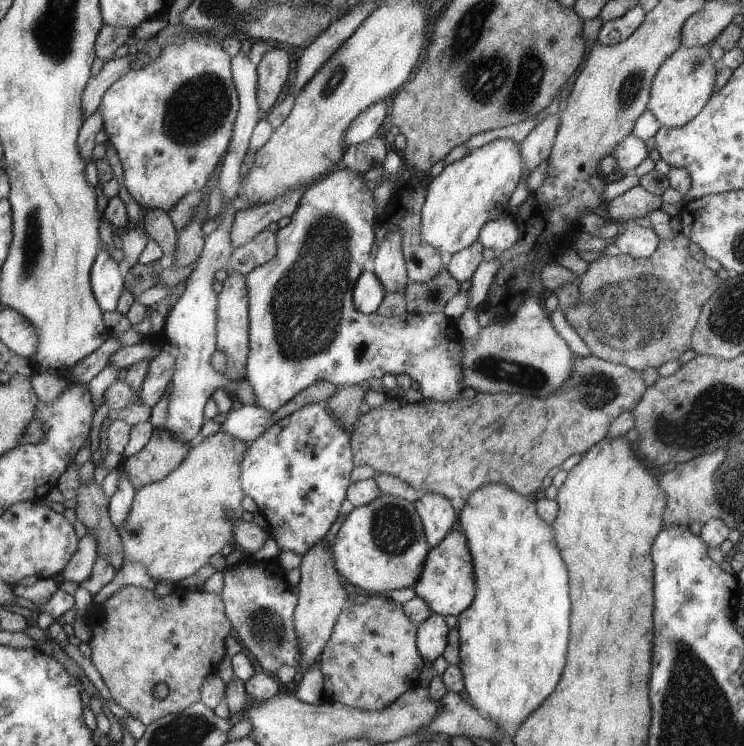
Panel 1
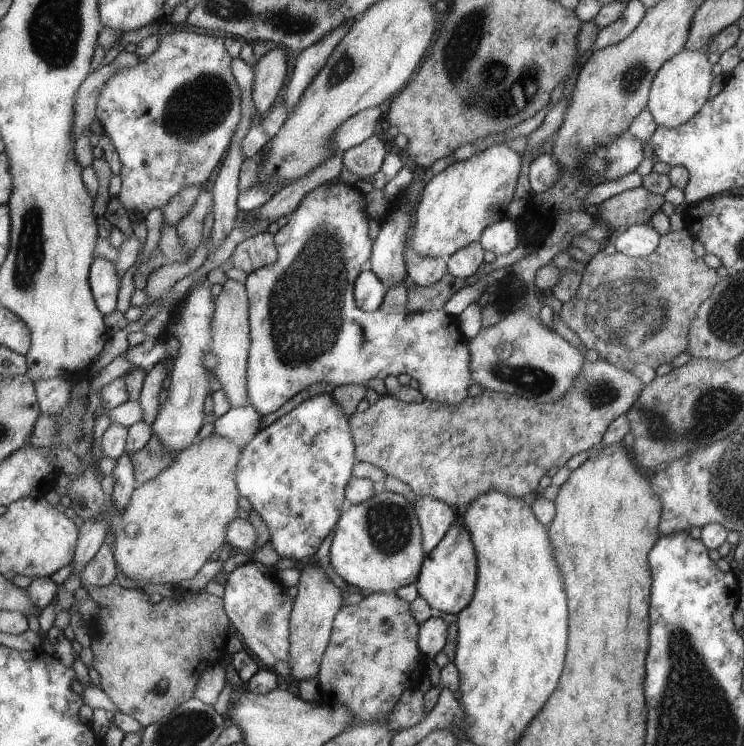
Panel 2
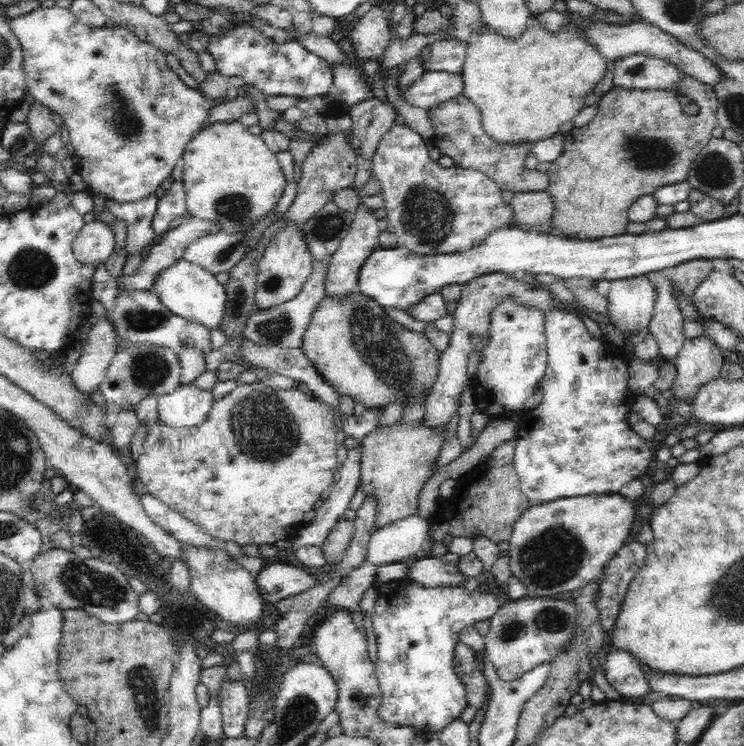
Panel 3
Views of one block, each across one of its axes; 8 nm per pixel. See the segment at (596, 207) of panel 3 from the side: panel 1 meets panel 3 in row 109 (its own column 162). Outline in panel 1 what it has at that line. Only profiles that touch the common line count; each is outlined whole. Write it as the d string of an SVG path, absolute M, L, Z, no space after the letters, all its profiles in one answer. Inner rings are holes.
M124 586L102 604L92 602L84 619L92 630L88 642L92 651L90 660L110 690L113 702L145 725L166 715L182 712L194 702L201 701L203 682L217 672L227 654L224 640L228 635L234 635L221 594L210 593L203 588L190 590L179 586L171 594L158 598L152 590Z

